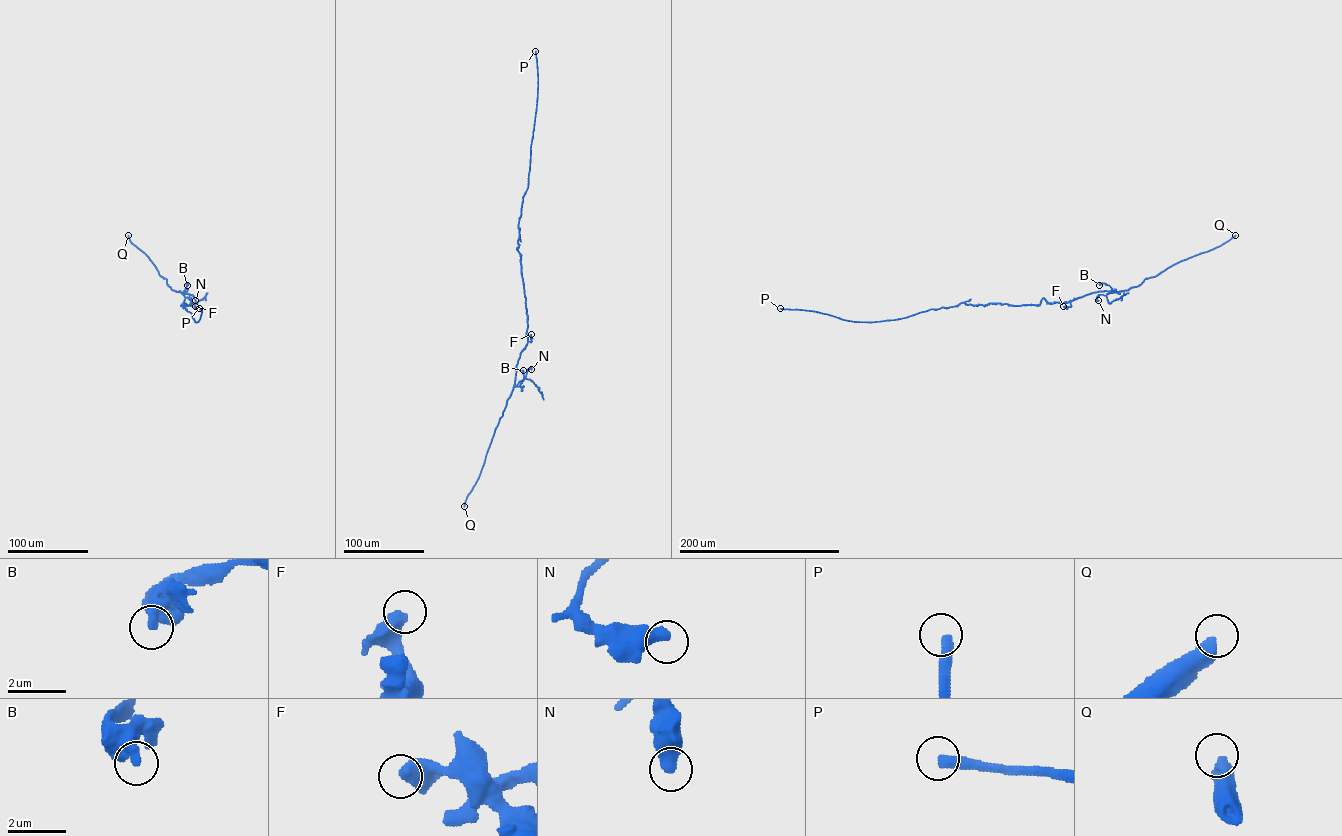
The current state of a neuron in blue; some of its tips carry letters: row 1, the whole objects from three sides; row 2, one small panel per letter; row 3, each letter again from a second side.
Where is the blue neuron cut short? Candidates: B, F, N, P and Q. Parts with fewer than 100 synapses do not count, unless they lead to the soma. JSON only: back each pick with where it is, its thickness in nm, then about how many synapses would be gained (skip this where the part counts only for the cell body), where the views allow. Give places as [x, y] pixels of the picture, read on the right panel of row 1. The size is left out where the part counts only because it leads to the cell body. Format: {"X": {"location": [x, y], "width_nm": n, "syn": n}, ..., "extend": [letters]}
{"P": {"location": [780, 308], "width_nm": 380, "syn": 200}, "extend": ["P"]}

